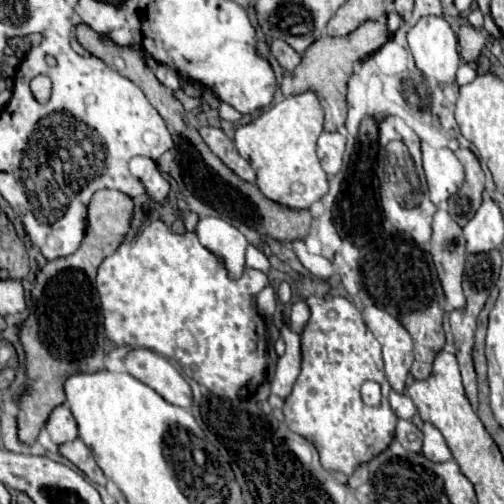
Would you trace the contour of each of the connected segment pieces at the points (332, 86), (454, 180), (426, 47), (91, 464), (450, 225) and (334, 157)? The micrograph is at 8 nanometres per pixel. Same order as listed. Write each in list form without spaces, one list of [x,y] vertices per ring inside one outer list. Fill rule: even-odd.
[[[364,21],[356,31],[352,31],[346,37],[322,35],[306,49],[300,65],[294,71],[284,73],[284,79],[280,83],[282,93],[288,97],[288,95],[304,93],[304,91],[314,91],[326,113],[324,129],[338,131],[346,121],[346,83],[352,73],[352,65],[364,59],[366,55],[378,51],[388,41],[388,35],[390,33],[382,21]]]
[[[428,143],[422,145],[422,161],[424,161],[424,175],[428,181],[430,199],[434,205],[448,201],[464,183],[464,169],[456,155],[442,147],[434,149]]]
[[[422,17],[410,31],[408,31],[408,47],[414,57],[416,67],[424,73],[426,79],[436,81],[436,83],[454,83],[456,79],[456,69],[460,63],[458,55],[458,37],[452,31],[450,23],[444,17]]]
[[[76,439],[76,441],[70,441],[70,443],[64,443],[58,447],[60,453],[72,461],[90,481],[98,483],[98,485],[104,485],[106,483],[106,477],[102,473],[102,469],[96,465],[94,457],[92,457],[92,451],[84,445],[82,439]]]
[[[438,209],[432,223],[432,239],[430,239],[430,254],[444,289],[446,301],[454,309],[462,309],[466,305],[462,293],[462,273],[466,261],[462,227],[448,215],[448,211]]]
[[[322,133],[318,139],[318,157],[328,175],[336,175],[342,167],[344,137],[340,133]]]

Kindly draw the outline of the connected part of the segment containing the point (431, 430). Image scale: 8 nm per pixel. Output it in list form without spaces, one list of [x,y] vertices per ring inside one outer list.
[[[424,423],[422,435],[424,435],[424,443],[422,443],[424,457],[428,457],[430,461],[450,461],[452,459],[452,453],[442,433],[432,423]]]

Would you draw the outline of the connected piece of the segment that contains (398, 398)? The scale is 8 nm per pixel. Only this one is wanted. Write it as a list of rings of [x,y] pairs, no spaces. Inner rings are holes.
[[[390,391],[390,407],[400,419],[412,419],[416,413],[416,405],[412,403],[412,399],[406,393]]]

